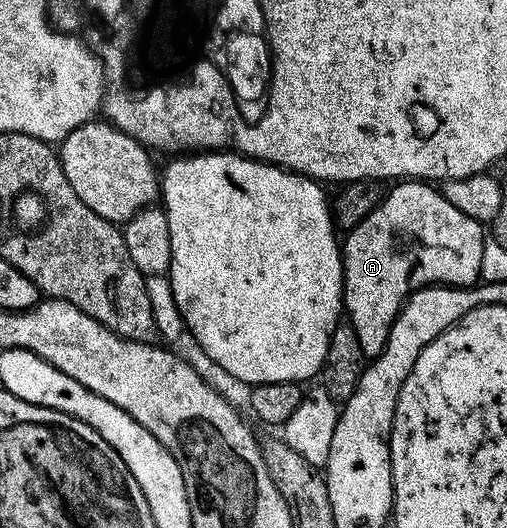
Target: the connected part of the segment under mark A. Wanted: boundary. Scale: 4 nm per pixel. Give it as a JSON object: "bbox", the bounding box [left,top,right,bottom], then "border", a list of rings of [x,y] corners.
{"bbox":[340,180,488,360],"border":[[[402,180],[391,190],[385,191],[381,202],[375,206],[373,212],[368,216],[361,218],[356,225],[349,227],[350,234],[341,243],[340,249],[342,252],[342,305],[344,307],[345,317],[348,319],[348,325],[356,332],[356,337],[360,340],[360,348],[364,352],[367,360],[376,357],[384,348],[384,344],[388,340],[388,332],[392,328],[392,324],[396,320],[396,316],[400,312],[400,308],[406,303],[406,297],[418,290],[422,286],[472,286],[480,279],[480,259],[483,252],[483,244],[486,241],[488,234],[484,232],[483,223],[472,220],[472,216],[464,216],[464,212],[460,212],[460,208],[456,208],[456,204],[448,204],[448,200],[441,192],[441,189],[434,190],[429,181],[426,180]]]}

